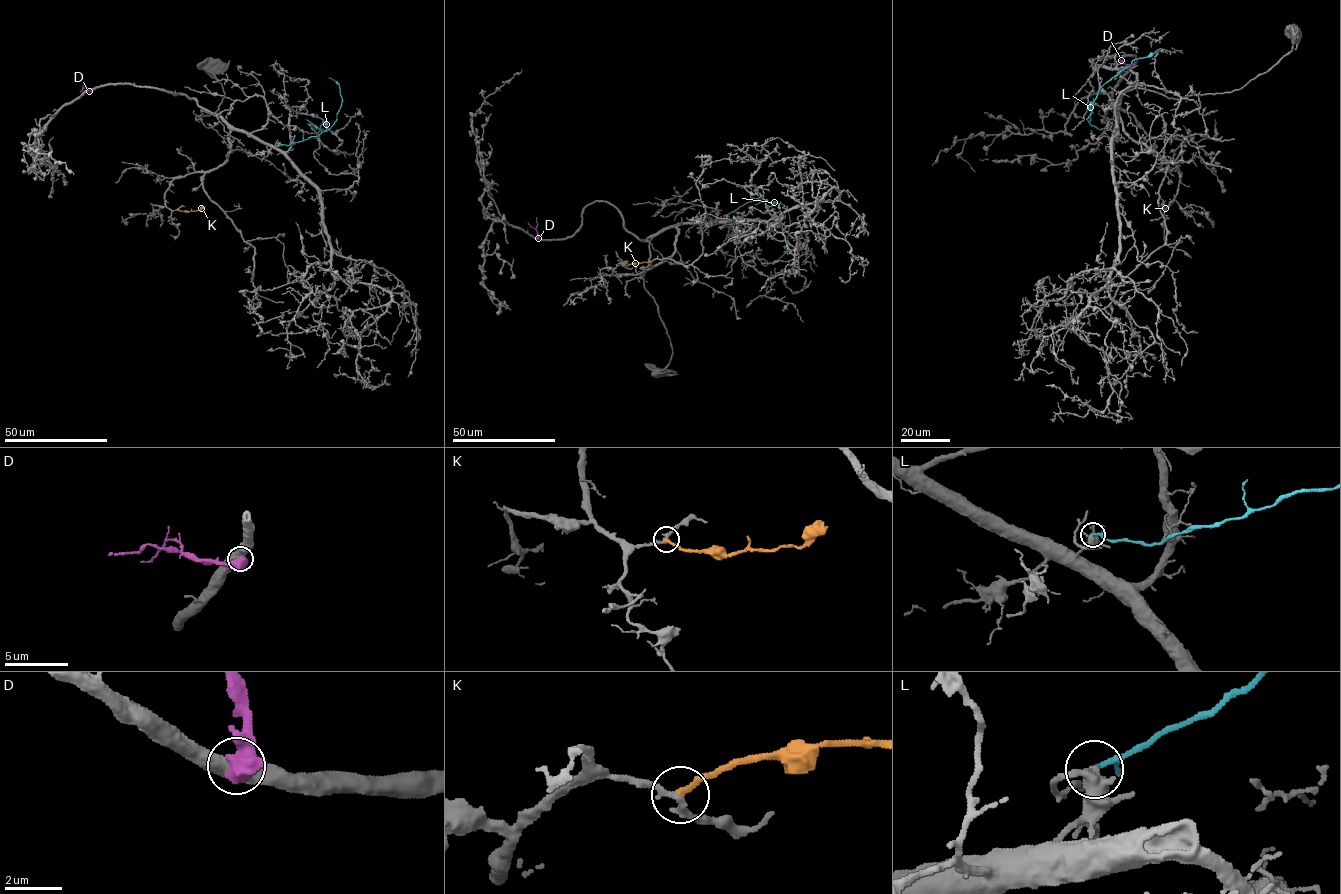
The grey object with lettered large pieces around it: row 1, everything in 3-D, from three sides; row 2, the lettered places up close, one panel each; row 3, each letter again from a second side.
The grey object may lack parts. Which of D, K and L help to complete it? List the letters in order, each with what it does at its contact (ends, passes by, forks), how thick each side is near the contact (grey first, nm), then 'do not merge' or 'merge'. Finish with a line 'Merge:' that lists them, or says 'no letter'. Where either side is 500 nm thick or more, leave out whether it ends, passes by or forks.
D: 550 nm thick on the grey side, 500 nm on the other; do not merge
K: it ends there; 240 nm thick on the grey side, 280 nm on the other; do not merge
L: it passes by; 360 nm thick on the grey side, 160 nm on the other; do not merge
Merge: no letter

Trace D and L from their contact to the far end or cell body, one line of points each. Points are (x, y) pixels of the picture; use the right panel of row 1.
D: (1134, 64), (1109, 63)
L: (1106, 128), (1099, 129), (1086, 119), (1093, 113), (1098, 91), (1134, 60), (1150, 57), (1160, 48)

